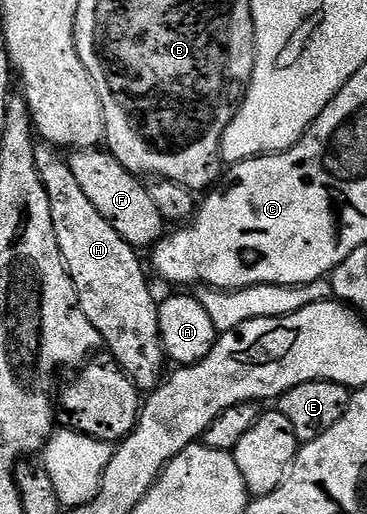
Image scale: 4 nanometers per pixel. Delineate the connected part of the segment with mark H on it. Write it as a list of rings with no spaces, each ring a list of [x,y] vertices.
[[[48,144],[38,145],[35,149],[35,164],[43,184],[47,188],[47,196],[51,200],[51,220],[55,224],[55,236],[59,240],[59,252],[65,261],[67,272],[75,284],[75,292],[79,296],[79,308],[83,308],[83,316],[95,324],[104,349],[108,351],[122,372],[135,383],[138,391],[149,392],[162,381],[161,365],[166,365],[165,349],[161,347],[159,332],[158,299],[153,299],[153,290],[145,279],[145,270],[141,267],[138,251],[103,216],[95,209],[95,204],[83,196],[83,188],[75,184],[75,176],[71,172],[68,161],[54,147]]]

